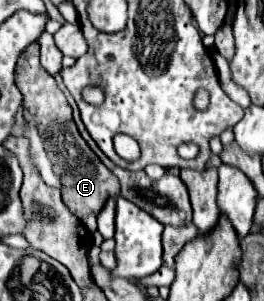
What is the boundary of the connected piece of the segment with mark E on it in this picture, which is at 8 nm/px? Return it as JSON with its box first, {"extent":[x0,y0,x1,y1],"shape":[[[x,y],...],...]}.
{"extent":[16,42,120,218],"shape":[[[34,42],[18,58],[16,84],[18,84],[18,88],[20,88],[22,96],[24,96],[24,106],[40,122],[38,132],[44,138],[46,152],[48,152],[48,156],[50,156],[50,160],[54,164],[56,174],[64,182],[64,192],[62,192],[64,204],[78,218],[82,218],[82,216],[86,216],[90,212],[98,214],[100,208],[104,206],[104,202],[110,196],[118,196],[118,192],[120,192],[118,178],[100,162],[100,158],[90,150],[90,146],[80,136],[76,124],[72,120],[72,108],[66,102],[66,96],[56,86],[56,80],[40,66],[40,58],[38,56],[40,56],[38,44]]]}

